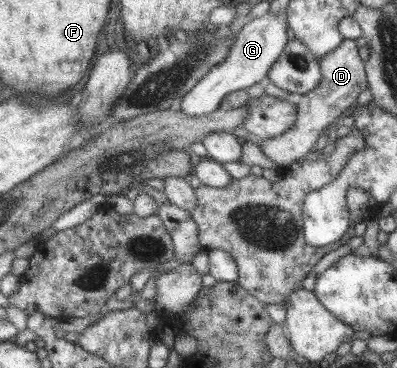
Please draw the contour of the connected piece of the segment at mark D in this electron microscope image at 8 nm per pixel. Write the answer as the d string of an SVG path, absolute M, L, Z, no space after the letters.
M343 39L332 51L317 58L321 78L317 81L315 88L301 95L295 106L296 117L293 124L285 129L281 136L262 140L259 144L259 150L273 164L283 167L297 159L302 159L305 154L315 148L316 140L319 135L323 134L323 131L325 132L329 123L356 106L355 98L357 98L359 92L368 88L364 73L365 62L357 55L357 49L354 40Z

